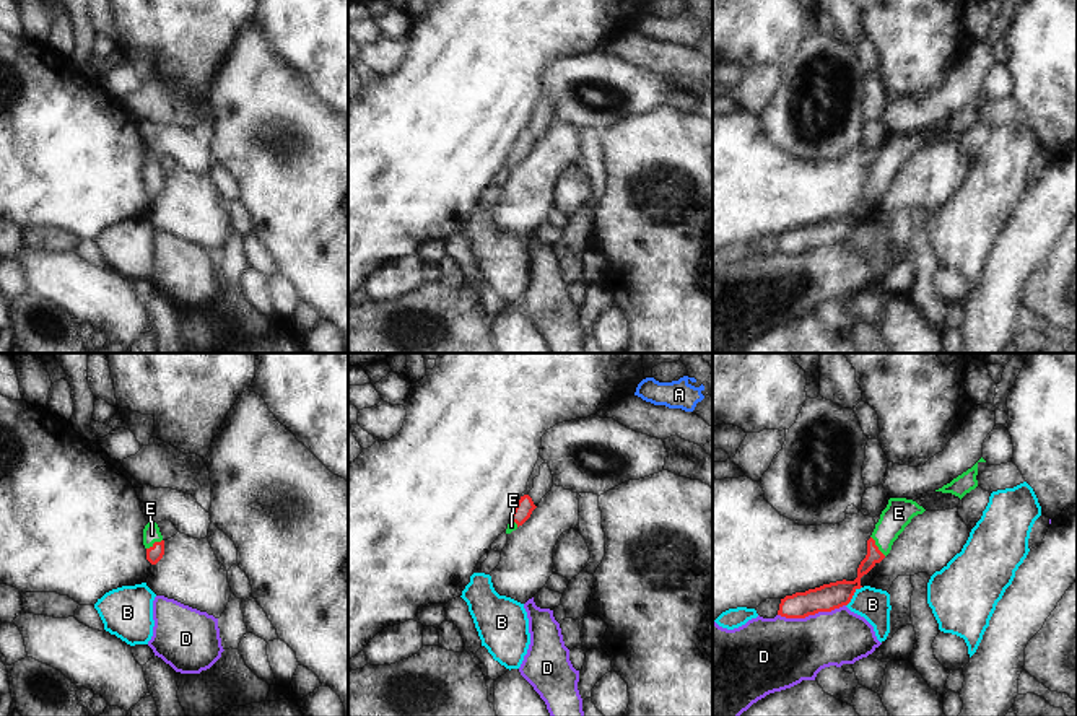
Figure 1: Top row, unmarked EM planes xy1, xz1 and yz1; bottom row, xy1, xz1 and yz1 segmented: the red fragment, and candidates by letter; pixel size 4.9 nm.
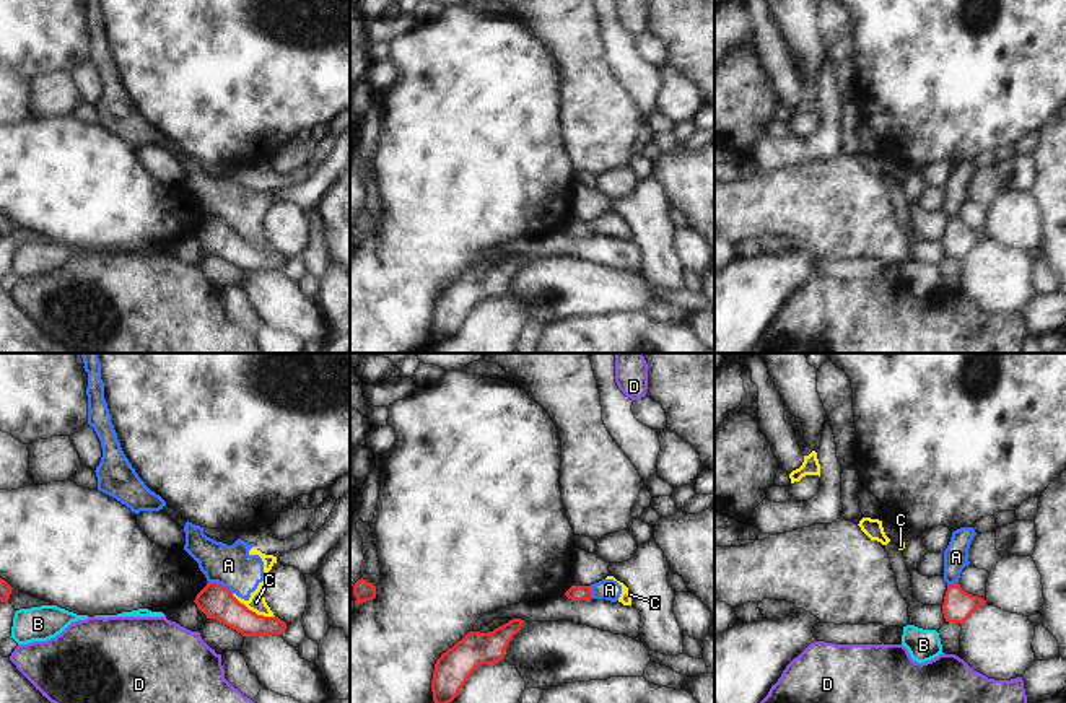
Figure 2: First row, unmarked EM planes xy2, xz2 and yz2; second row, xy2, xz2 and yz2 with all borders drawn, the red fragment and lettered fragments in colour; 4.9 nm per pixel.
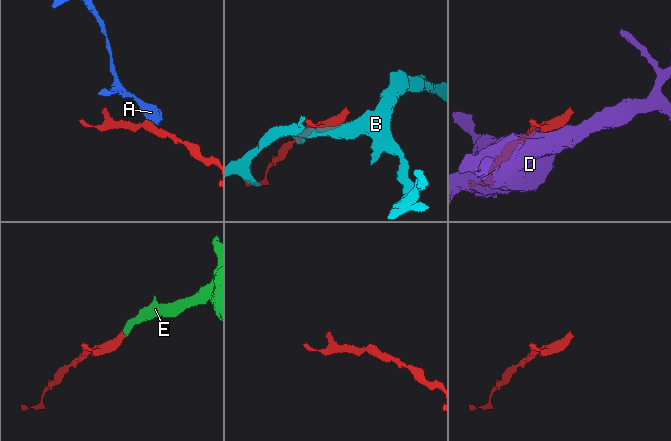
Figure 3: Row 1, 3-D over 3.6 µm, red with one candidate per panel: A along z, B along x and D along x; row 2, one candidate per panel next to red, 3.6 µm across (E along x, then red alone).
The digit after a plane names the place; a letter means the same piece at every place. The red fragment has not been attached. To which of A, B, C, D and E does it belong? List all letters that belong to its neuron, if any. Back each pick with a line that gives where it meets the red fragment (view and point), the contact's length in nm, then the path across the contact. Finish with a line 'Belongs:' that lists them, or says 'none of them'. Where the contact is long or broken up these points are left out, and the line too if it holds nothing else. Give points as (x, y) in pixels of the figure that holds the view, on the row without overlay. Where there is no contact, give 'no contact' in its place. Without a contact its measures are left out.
E: yz1 (876, 181) | 130 nm | across yz1 (874, 191), (876, 181), (898, 148)
Belongs: E

